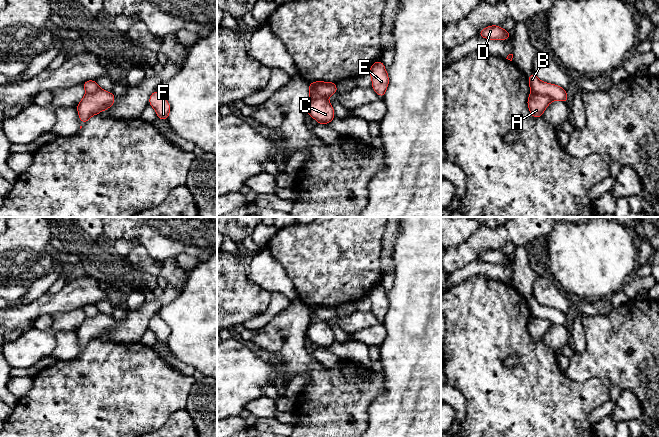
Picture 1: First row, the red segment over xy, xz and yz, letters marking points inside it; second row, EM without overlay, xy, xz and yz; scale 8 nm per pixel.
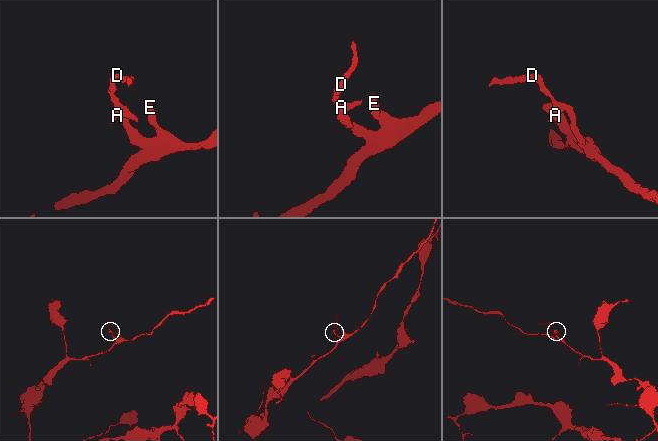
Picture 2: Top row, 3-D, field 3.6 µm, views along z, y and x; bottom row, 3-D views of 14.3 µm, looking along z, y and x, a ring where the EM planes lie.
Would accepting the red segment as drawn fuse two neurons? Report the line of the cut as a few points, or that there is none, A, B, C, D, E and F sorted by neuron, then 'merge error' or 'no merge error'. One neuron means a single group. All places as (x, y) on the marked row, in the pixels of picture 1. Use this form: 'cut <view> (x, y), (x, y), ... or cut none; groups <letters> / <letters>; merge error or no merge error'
cut yz (531, 91), (537, 94), (546, 94), (552, 100); groups A / B C D E F; merge error

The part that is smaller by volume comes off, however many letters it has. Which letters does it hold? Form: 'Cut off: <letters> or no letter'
Cut off: A

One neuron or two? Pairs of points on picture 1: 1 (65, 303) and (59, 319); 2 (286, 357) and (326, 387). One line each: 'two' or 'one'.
1: two
2: one

